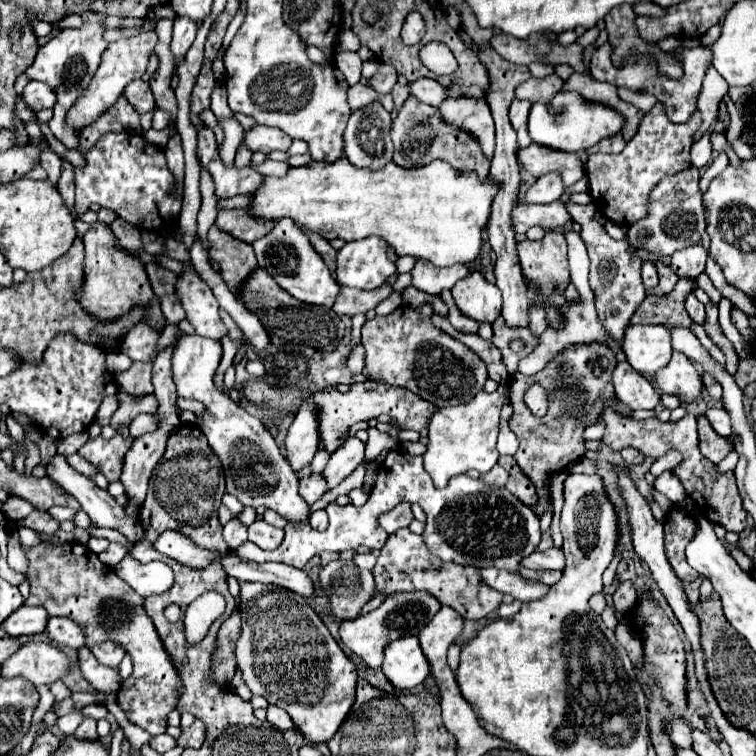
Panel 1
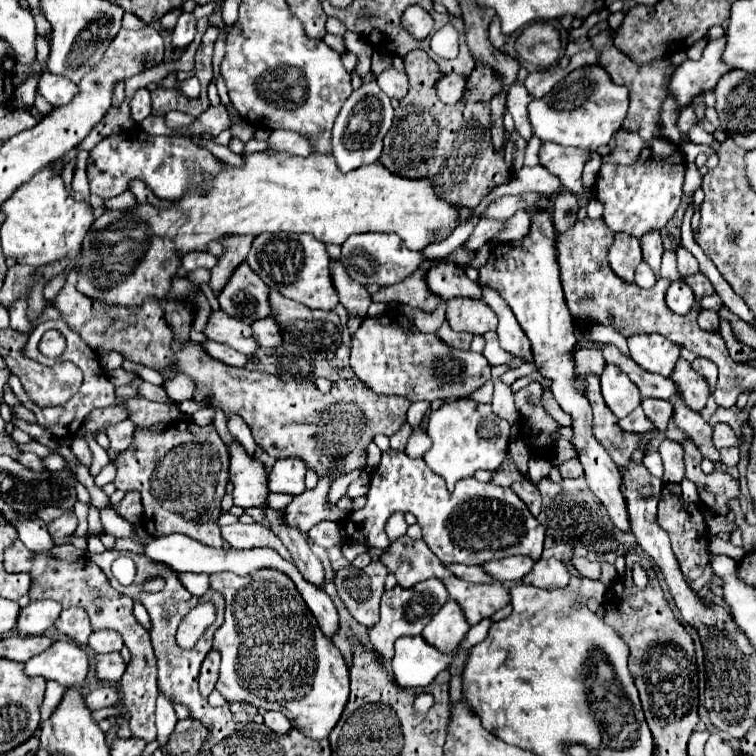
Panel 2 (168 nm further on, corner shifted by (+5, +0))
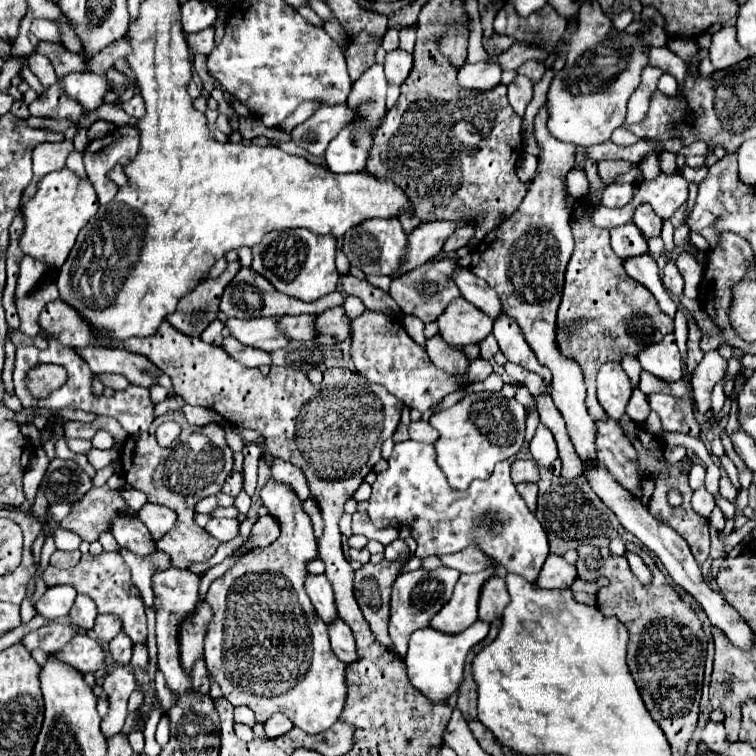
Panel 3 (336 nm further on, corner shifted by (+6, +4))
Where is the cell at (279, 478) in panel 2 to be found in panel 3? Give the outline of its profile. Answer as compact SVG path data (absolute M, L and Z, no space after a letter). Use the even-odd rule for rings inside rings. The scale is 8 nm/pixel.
M269 479L265 483L265 487L261 489L261 501L263 505L267 507L267 511L279 519L279 525L281 525L281 535L275 543L271 543L269 547L263 547L263 549L253 549L251 553L247 553L241 561L235 563L233 569L229 569L227 573L223 573L221 577L217 577L211 585L209 585L209 591L205 595L205 601L213 607L215 611L215 617L213 621L209 623L209 629L207 629L207 637L205 637L205 661L207 661L207 667L209 667L209 673L213 675L215 683L221 687L221 693L223 697L231 703L231 705L247 705L249 709L255 711L255 717L263 723L271 713L275 711L281 711L285 713L291 723L299 729L303 729L305 733L309 735L315 735L315 733L323 733L325 729L329 729L337 719L339 719L339 713L343 711L343 703L345 703L345 697L347 697L347 683L345 683L345 663L333 653L331 645L329 645L329 637L327 637L327 629L325 629L325 623L321 621L321 617L317 617L317 613L313 613L313 605L305 593L305 587L303 587L303 579L307 575L307 569L305 569L305 563L315 559L317 557L317 539L313 537L313 527L311 527L311 519L309 515L305 513L303 509L303 501L297 497L297 493L285 485L285 483L279 483L275 479Z

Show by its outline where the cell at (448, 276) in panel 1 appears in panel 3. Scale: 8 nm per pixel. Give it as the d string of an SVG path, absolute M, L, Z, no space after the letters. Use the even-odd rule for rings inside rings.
M457 267L451 275L453 283L459 287L461 295L473 303L475 307L479 307L483 313L487 313L489 317L497 317L497 313L501 313L501 301L497 297L497 293L485 285L485 281L477 279L469 269L465 267Z

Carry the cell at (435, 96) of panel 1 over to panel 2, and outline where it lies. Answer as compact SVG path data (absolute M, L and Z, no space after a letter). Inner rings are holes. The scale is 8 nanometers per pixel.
M446 75L444 79L438 81L436 85L436 91L438 91L438 97L444 101L444 103L458 103L462 97L464 97L464 91L466 91L466 81L468 77L458 77L458 75Z

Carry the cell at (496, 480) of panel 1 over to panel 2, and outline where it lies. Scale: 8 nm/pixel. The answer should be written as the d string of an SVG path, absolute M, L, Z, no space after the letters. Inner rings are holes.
M504 467L504 469L500 469L500 471L494 475L492 483L496 483L496 485L502 485L502 487L510 487L512 483L516 483L516 481L522 481L522 479L524 479L524 475L522 475L518 469Z

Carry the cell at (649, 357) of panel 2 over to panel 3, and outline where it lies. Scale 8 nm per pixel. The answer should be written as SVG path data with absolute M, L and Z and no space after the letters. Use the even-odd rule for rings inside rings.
M665 335L659 343L647 345L637 355L641 367L663 381L681 379L681 357L675 343L675 335Z

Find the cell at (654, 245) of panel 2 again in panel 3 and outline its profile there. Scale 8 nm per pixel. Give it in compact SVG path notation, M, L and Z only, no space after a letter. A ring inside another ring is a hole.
M641 205L641 209L637 209L637 213L633 217L633 223L641 229L645 239L661 235L661 223L663 221L653 213L653 209L649 209L649 205Z

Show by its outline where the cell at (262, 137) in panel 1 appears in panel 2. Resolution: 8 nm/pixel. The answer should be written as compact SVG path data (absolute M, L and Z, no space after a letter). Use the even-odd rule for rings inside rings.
M272 131L268 143L274 151L284 151L284 153L302 155L302 157L306 157L314 151L310 145L310 139L302 133L294 133L294 131Z

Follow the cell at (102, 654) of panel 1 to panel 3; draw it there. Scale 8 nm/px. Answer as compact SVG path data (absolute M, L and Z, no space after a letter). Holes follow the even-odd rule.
M97 615L95 627L93 627L93 635L99 641L109 643L119 633L121 633L121 621L119 621L119 617L113 617L113 615Z

